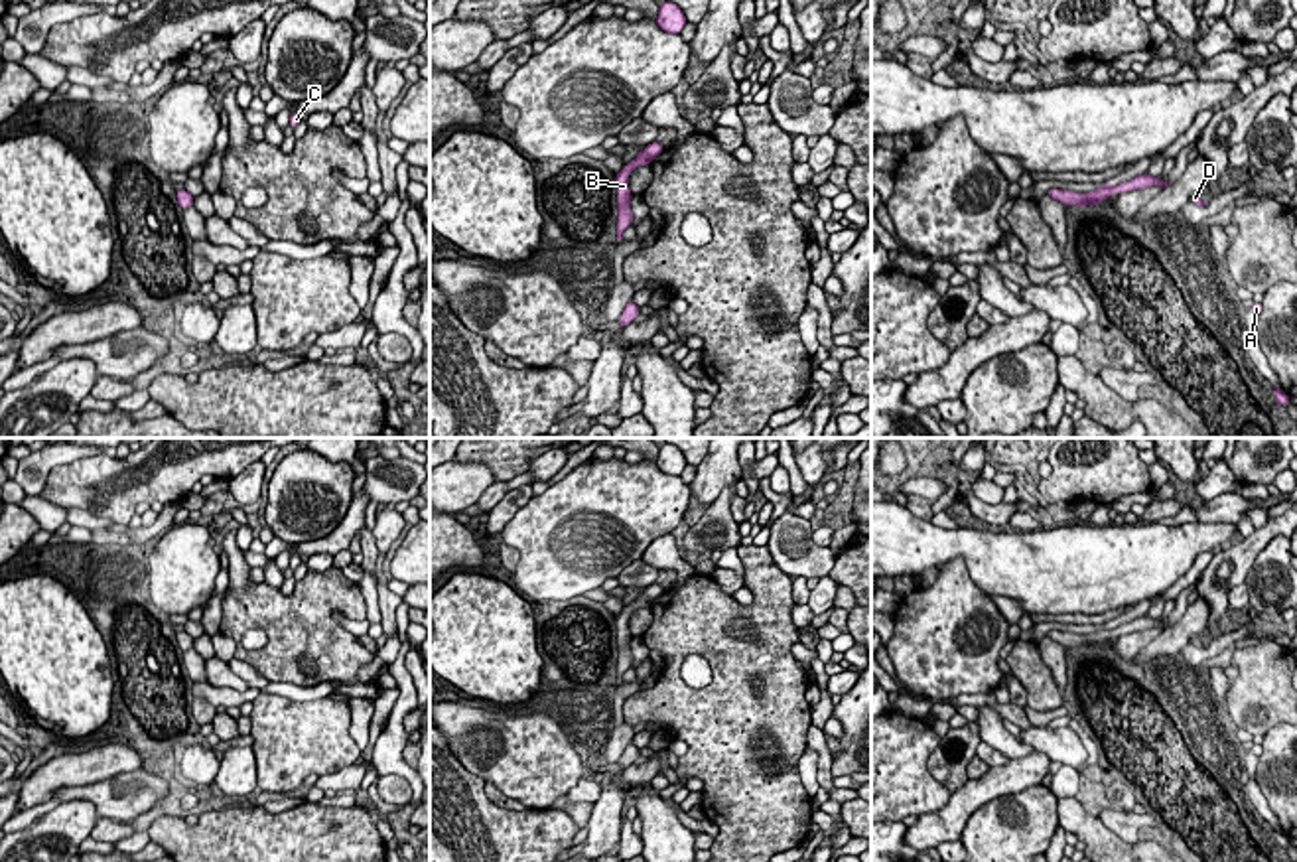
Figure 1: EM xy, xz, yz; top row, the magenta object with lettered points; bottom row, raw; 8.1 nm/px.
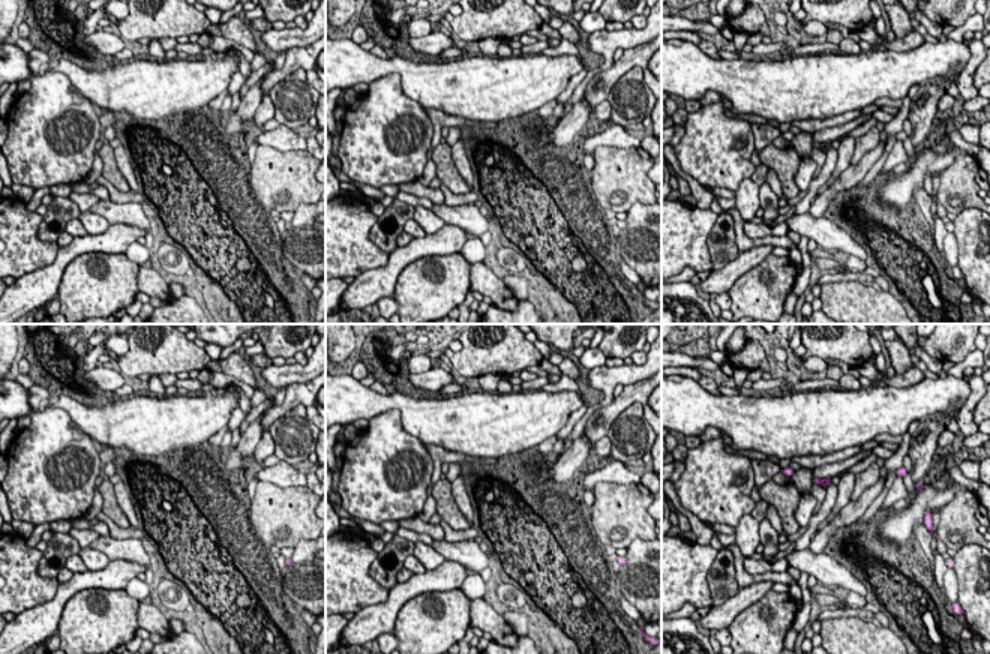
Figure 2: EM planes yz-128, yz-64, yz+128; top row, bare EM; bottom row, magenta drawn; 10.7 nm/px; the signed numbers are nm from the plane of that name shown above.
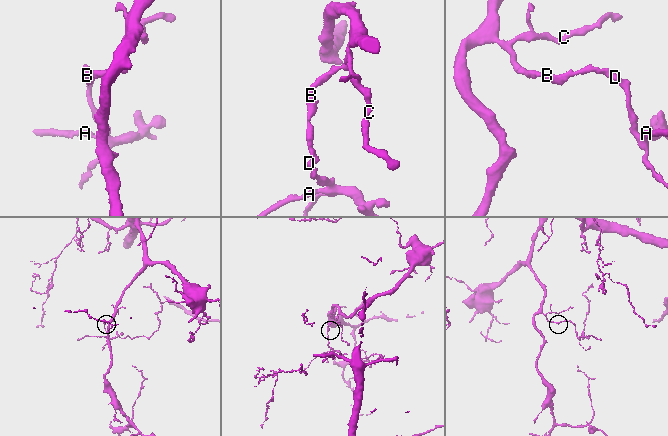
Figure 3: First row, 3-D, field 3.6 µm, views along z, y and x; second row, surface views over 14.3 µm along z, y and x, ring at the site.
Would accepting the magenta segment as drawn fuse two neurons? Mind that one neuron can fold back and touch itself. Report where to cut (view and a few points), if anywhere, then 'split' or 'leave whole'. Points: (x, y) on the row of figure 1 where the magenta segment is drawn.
cut none; leave whole

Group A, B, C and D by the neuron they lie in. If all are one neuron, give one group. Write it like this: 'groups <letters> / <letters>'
groups A B C D

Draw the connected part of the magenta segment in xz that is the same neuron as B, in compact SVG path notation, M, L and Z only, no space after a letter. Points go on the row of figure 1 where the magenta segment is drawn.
M650 142L637 158L623 166L623 170L615 176L617 181L617 241L623 241L623 231L633 223L631 199L633 193L629 189L629 176L635 168L648 166L664 146L660 142Z

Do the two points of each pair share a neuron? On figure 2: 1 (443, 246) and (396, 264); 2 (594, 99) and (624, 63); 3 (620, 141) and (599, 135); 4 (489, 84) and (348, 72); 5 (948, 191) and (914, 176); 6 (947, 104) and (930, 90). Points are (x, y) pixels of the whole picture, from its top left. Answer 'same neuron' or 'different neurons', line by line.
1: same neuron
2: same neuron
3: same neuron
4: same neuron
5: different neurons
6: different neurons

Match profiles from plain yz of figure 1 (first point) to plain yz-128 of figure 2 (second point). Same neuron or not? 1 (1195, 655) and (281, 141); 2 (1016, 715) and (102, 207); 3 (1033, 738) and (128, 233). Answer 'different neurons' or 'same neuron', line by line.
1: same neuron
2: different neurons
3: different neurons

